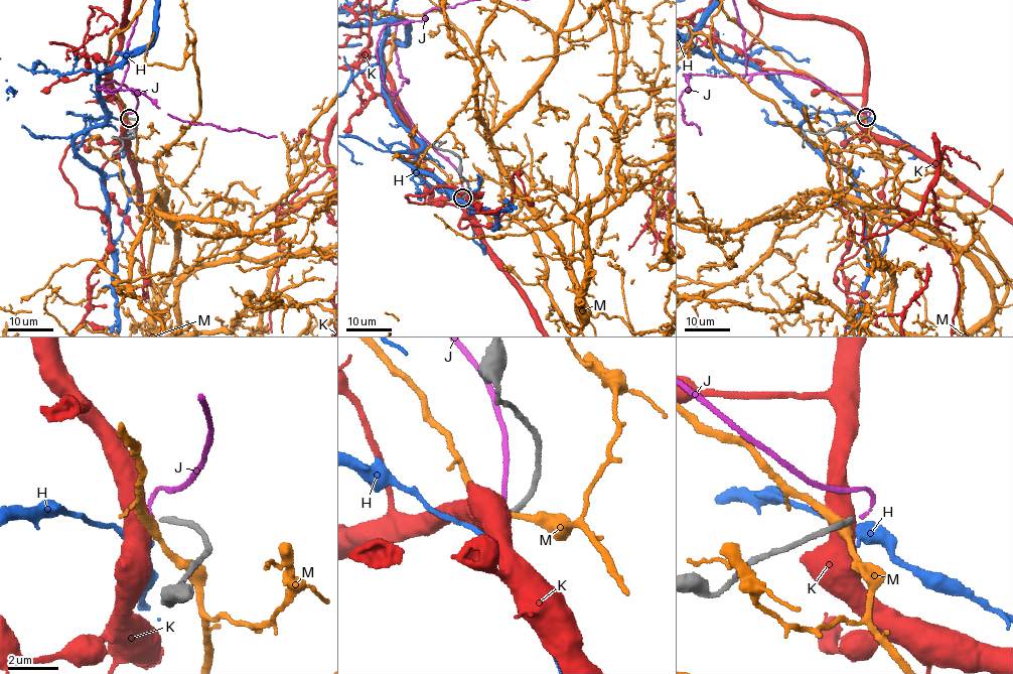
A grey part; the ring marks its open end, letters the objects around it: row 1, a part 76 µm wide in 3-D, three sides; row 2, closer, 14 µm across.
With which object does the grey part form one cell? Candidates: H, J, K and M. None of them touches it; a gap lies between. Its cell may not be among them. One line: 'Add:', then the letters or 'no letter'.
Add: J

